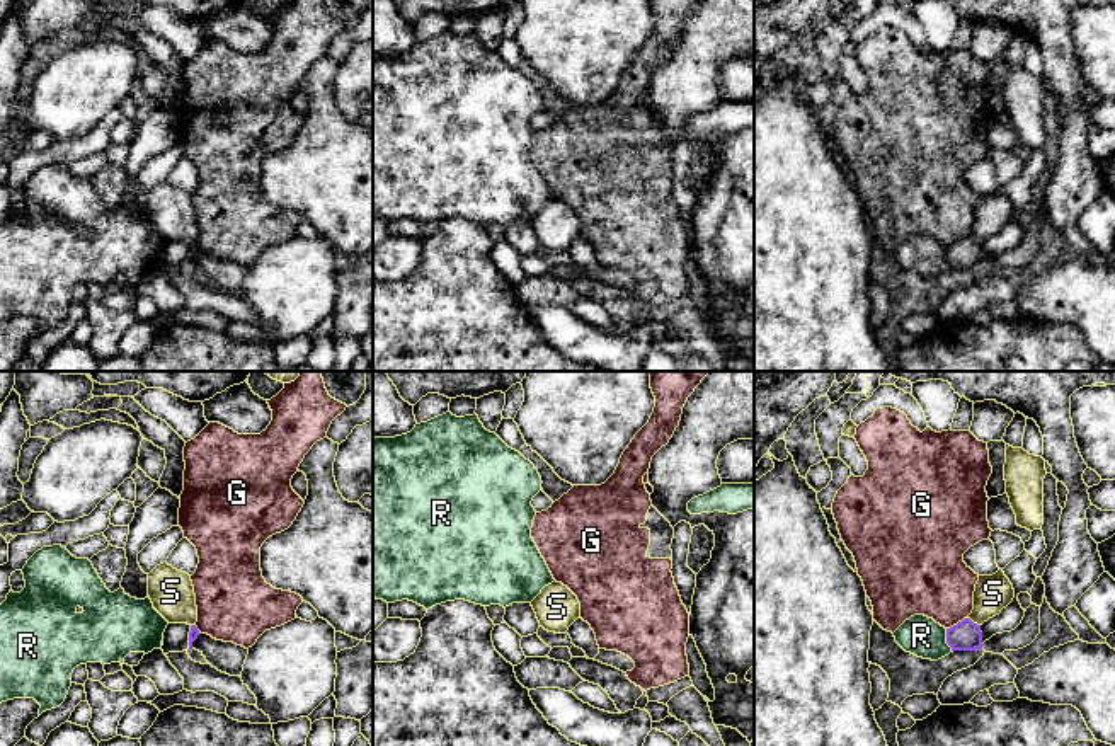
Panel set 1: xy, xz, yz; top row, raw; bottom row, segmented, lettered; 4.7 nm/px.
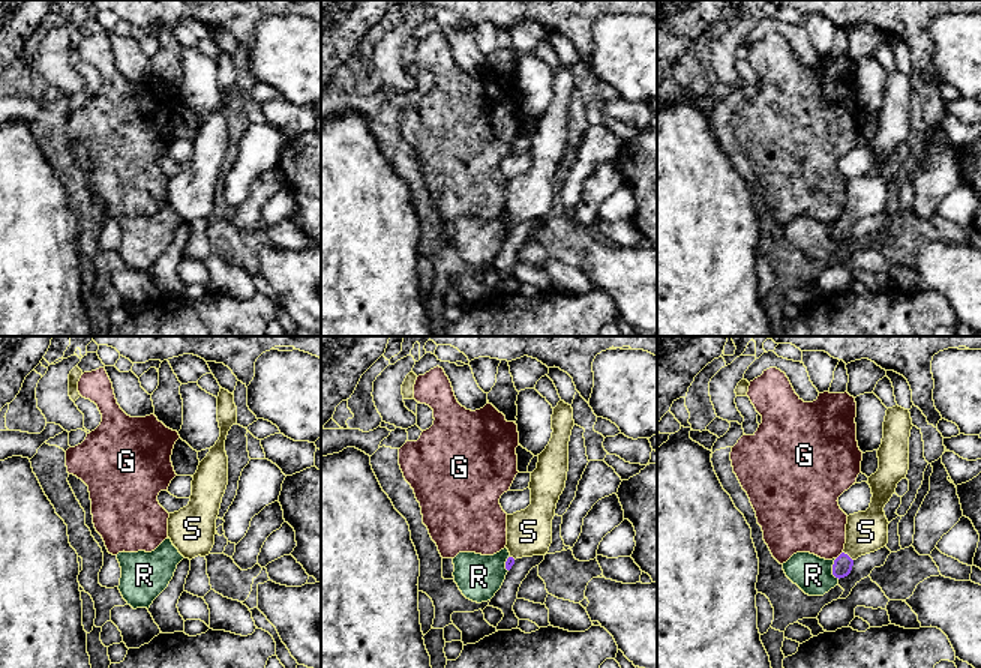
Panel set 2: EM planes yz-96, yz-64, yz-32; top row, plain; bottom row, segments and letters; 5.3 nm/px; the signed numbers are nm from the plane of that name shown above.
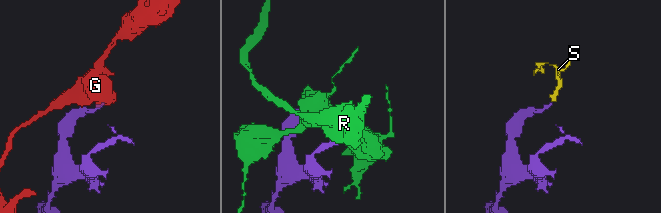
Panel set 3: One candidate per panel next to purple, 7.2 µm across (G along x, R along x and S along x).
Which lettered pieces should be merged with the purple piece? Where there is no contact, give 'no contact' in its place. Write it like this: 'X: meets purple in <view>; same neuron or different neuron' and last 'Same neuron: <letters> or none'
G: meets purple in yz; different neuron
R: meets purple in yz; different neuron
S: meets purple in yz; same neuron
Same neuron: S

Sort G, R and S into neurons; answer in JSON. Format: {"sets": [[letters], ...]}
{"sets": [["G"], ["R"], ["S"]]}

